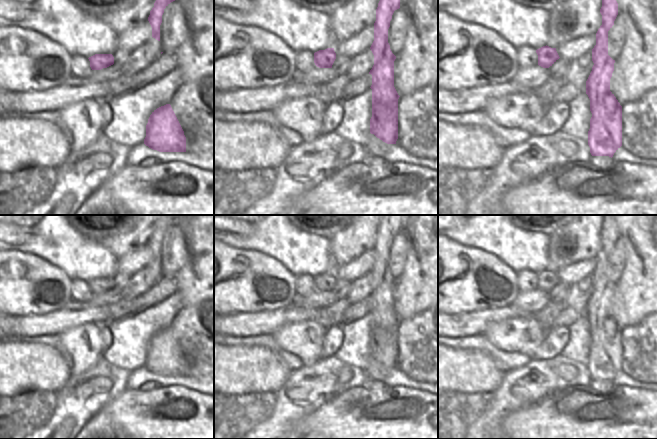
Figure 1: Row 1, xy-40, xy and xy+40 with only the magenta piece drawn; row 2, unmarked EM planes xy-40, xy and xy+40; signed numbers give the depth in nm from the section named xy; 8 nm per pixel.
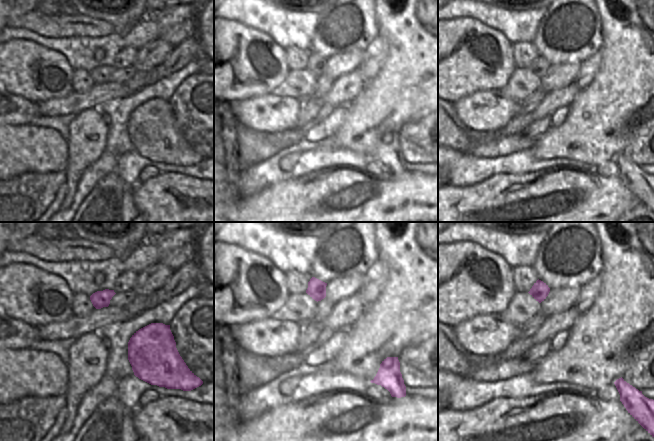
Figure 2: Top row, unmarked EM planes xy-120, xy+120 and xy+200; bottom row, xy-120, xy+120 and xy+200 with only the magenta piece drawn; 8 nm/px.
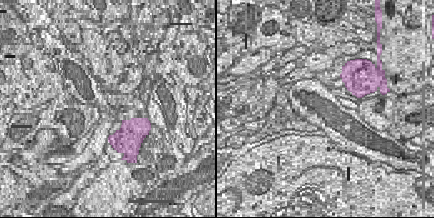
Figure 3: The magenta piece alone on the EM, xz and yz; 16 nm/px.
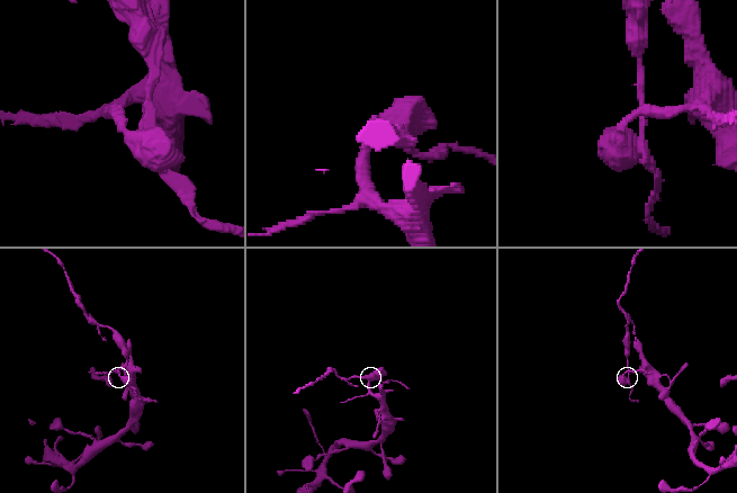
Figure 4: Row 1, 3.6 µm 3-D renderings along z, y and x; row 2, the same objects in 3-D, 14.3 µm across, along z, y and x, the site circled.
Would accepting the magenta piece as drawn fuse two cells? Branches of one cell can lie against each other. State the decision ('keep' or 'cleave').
cleave

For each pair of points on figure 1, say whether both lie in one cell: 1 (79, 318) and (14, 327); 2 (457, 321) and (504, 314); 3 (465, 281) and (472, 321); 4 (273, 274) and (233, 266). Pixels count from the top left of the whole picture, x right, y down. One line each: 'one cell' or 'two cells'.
1: one cell
2: one cell
3: two cells
4: one cell

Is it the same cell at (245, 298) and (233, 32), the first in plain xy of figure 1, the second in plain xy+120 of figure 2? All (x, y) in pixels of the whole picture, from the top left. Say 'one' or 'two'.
one

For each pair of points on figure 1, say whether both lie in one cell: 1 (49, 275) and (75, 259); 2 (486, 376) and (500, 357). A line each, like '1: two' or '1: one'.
1: two
2: two

